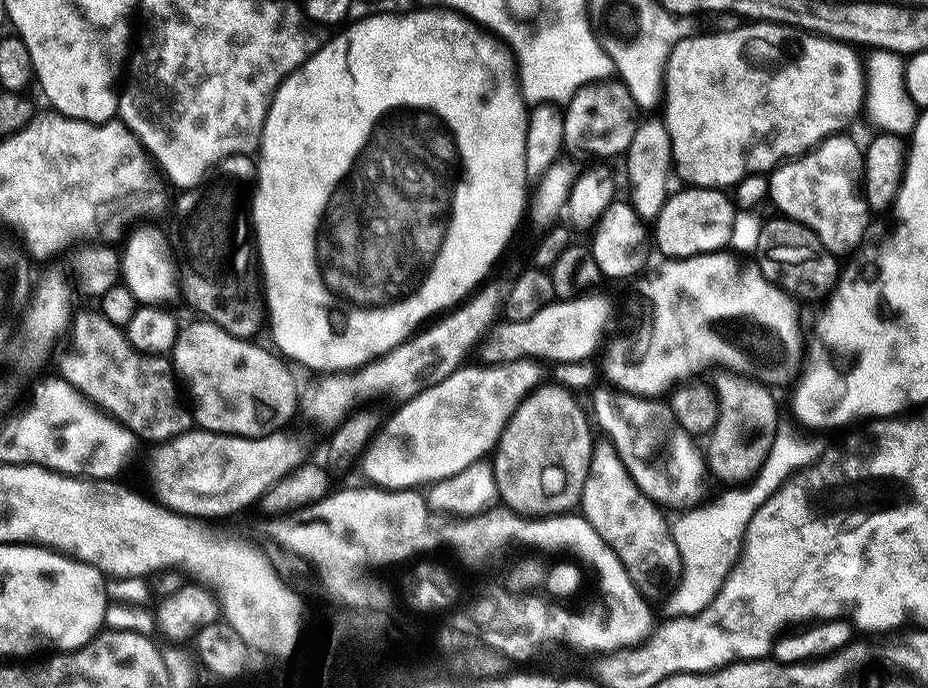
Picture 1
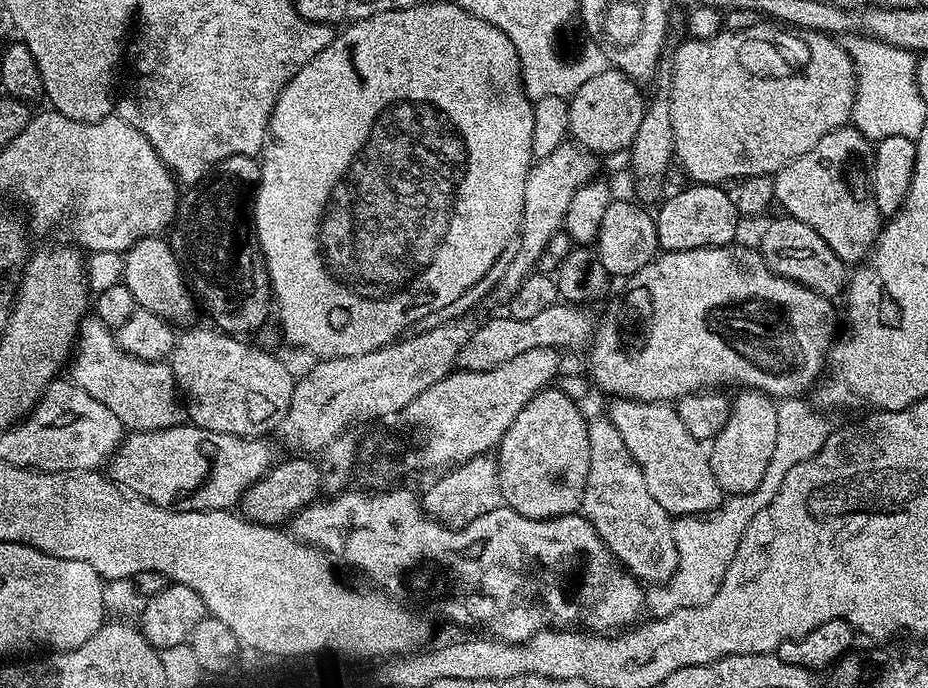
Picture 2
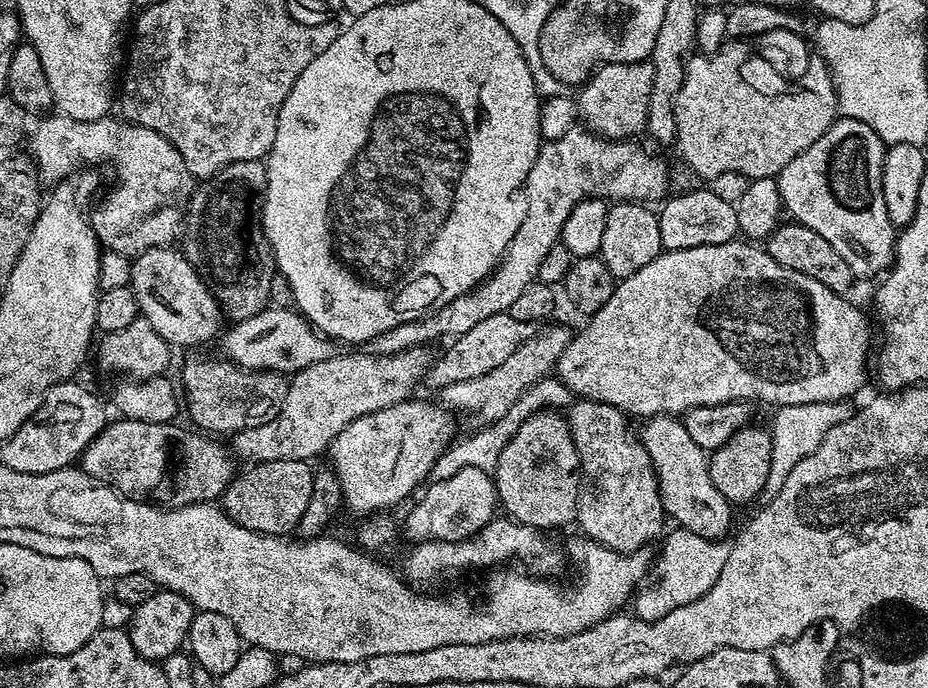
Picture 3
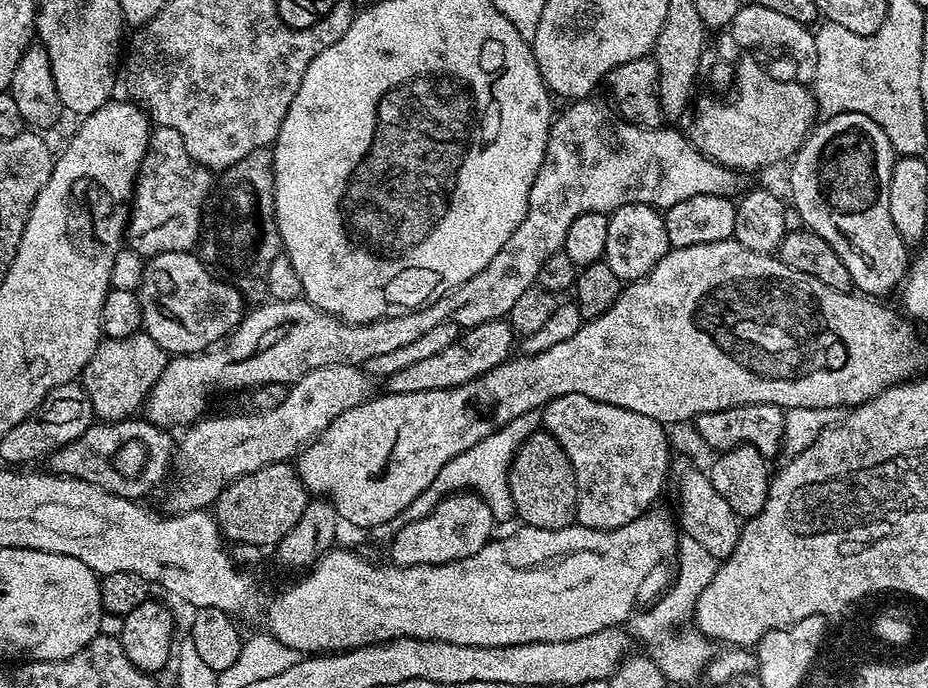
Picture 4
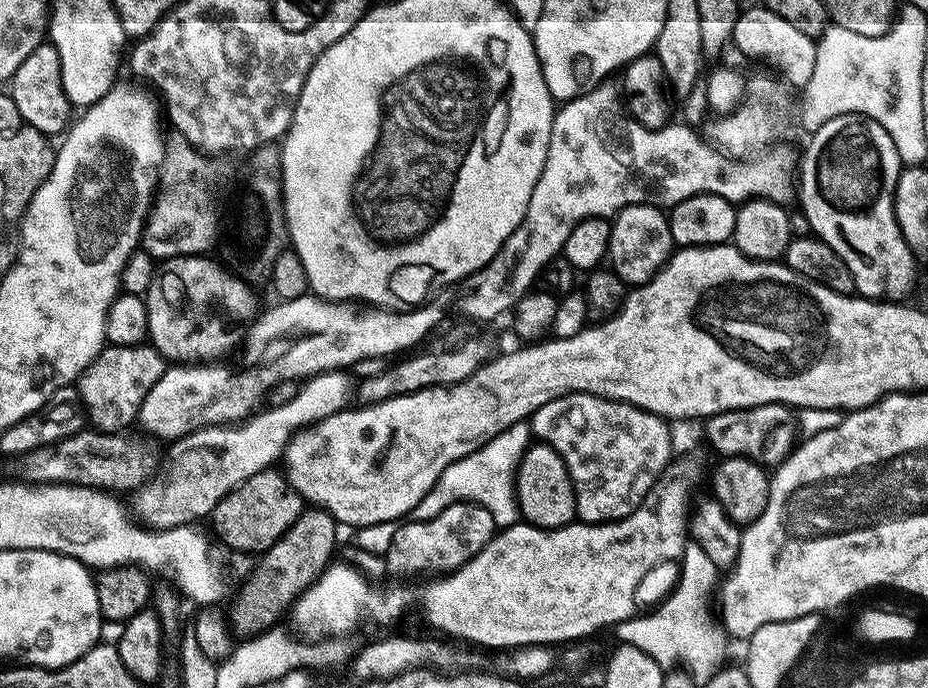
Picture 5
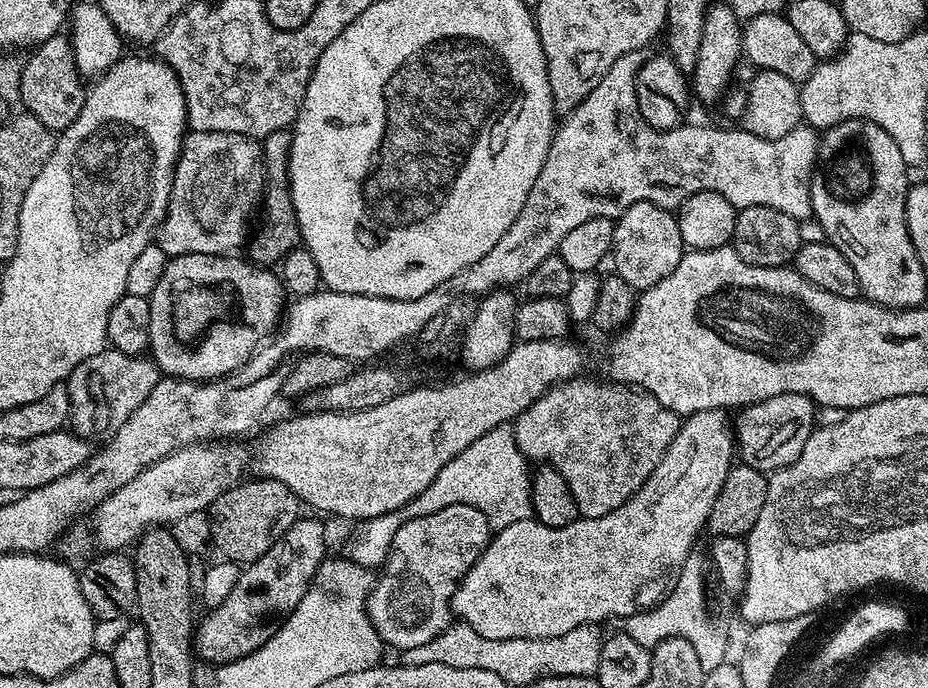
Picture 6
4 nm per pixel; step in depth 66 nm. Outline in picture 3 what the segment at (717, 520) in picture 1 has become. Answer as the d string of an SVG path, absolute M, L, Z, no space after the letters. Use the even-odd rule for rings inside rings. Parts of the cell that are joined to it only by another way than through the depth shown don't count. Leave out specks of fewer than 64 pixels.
M835 400L834 402L782 404L775 409L776 417L773 418L772 424L770 423L772 461L770 462L770 474L766 478L766 486L759 495L761 501L773 500L778 490L782 490L782 482L786 482L790 470L794 470L794 466L798 466L802 458L814 454L814 450L822 446L822 438L826 438L826 434L830 434L830 430L834 430L838 422L846 422L846 418L852 416L854 408L853 405L850 405L848 400ZM679 526L673 529L673 532L671 529L663 537L664 549L660 552L660 561L657 564L655 561L654 575L647 582L641 583L634 596L634 615L639 620L651 624L658 618L670 614L670 610L678 610L702 598L702 594L706 594L710 586L718 582L718 574L722 574L722 566L726 566L729 549L727 543L707 540Z

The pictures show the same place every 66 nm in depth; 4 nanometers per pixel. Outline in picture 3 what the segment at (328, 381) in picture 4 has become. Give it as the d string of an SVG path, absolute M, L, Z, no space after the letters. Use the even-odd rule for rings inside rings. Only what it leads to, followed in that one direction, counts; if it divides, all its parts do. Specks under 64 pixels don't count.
M419 346L403 350L393 356L377 356L367 354L363 356L363 351L356 350L353 356L340 356L334 354L322 362L314 362L314 366L306 366L301 372L295 373L291 377L286 402L282 402L282 410L278 418L266 422L262 426L247 428L235 433L231 437L230 448L237 457L240 456L244 462L259 462L261 460L306 460L315 461L315 456L327 453L328 447L354 422L354 418L362 418L366 414L374 414L386 406L394 406L402 400L409 399L416 384L427 377L434 360L429 354L428 348Z

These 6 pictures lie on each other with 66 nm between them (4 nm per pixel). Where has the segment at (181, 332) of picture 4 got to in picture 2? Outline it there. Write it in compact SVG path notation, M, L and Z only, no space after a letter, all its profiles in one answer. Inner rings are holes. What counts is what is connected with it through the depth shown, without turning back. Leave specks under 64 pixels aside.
M145 238L129 248L124 256L124 279L139 307L158 314L163 320L180 326L192 316L194 297L186 283L183 268L176 261L171 243L164 238Z

